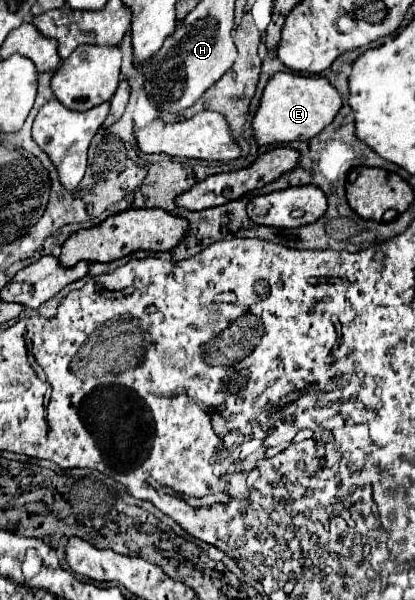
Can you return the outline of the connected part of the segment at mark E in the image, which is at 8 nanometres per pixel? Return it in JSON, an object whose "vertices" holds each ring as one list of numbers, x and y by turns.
{"vertices":[[289,71,277,73,269,79,259,111,253,119,255,139,259,145,281,145,291,141,309,141,323,127,327,127,341,109,341,97,329,79,319,75,295,75]]}

